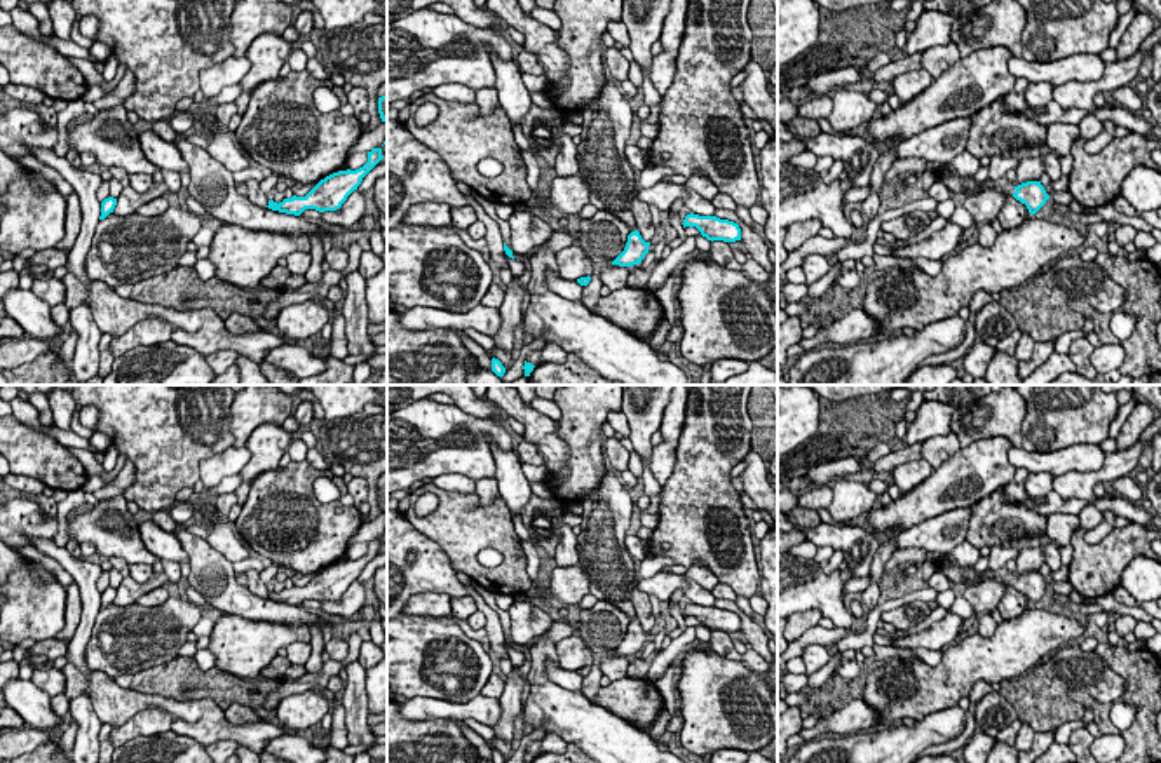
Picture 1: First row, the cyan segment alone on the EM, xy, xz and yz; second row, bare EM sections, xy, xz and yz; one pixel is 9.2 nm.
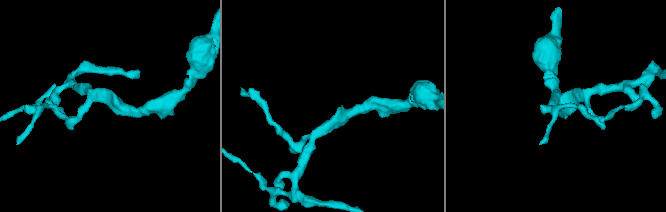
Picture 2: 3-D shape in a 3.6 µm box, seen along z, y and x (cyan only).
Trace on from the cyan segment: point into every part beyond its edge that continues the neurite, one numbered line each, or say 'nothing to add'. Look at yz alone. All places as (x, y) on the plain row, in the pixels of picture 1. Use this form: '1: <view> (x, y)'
1: yz (949, 567)

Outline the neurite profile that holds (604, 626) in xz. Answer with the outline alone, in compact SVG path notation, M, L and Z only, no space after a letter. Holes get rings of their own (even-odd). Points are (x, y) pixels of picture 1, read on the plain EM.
M598 601L580 611L580 638L594 657L612 653L626 638L629 617L617 606Z

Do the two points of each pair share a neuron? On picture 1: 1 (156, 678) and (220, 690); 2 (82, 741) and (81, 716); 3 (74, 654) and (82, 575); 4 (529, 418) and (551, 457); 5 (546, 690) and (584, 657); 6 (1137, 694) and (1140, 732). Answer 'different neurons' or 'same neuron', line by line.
1: same neuron
2: same neuron
3: same neuron
4: same neuron
5: different neurons
6: same neuron

